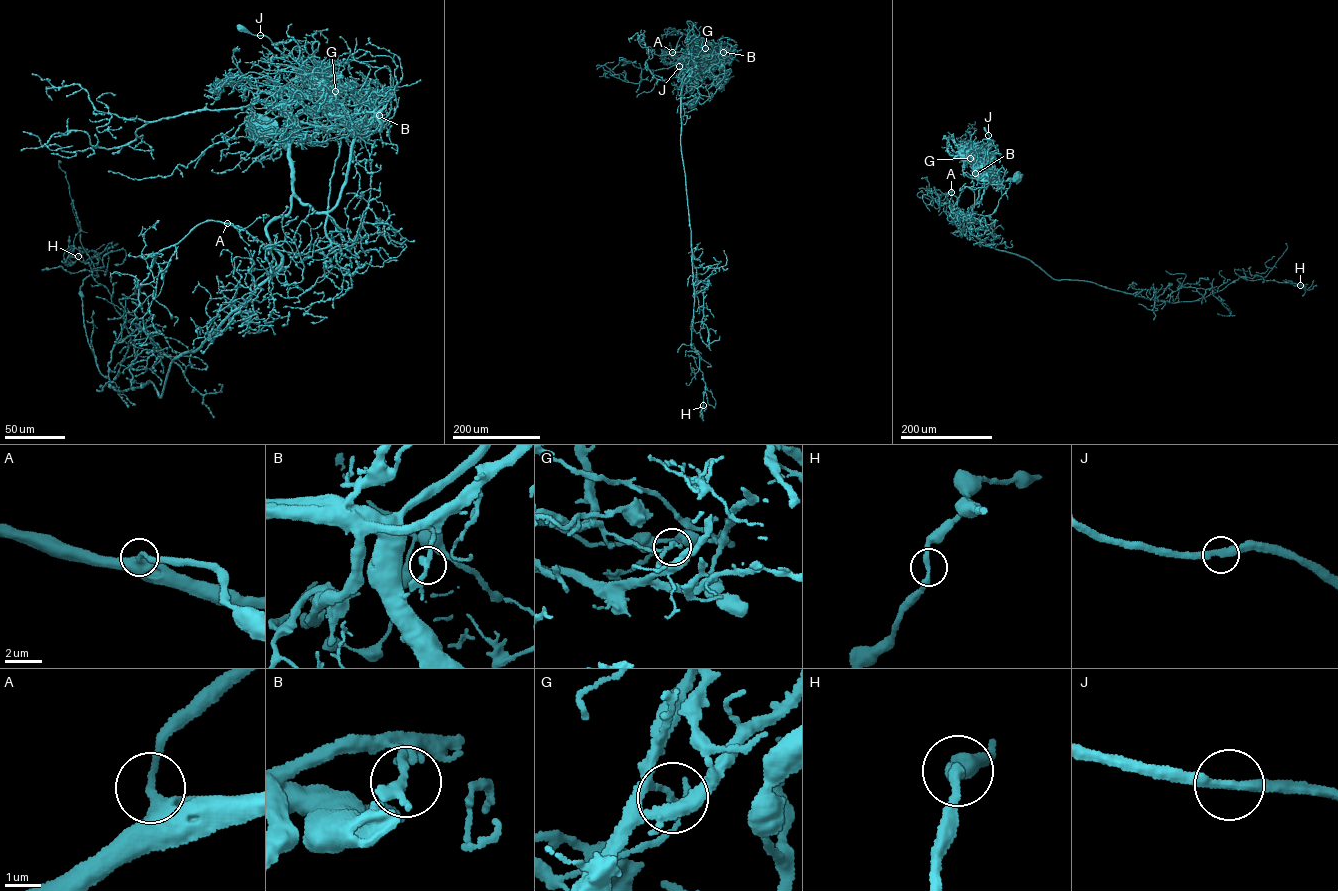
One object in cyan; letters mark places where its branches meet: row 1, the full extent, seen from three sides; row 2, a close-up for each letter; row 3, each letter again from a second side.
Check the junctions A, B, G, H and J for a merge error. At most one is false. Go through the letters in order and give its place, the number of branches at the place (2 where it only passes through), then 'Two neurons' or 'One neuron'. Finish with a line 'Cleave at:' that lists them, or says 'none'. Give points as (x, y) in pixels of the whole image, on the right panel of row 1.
A: Place: (951, 192). Branches: 2. One neuron
B: Place: (975, 173). Branches: 2. One neuron
G: Place: (970, 158). Branches: 2. Two neurons
H: Place: (1300, 285). Branches: 2. One neuron
J: Place: (988, 135). Branches: 2. One neuron
Cleave at: G

